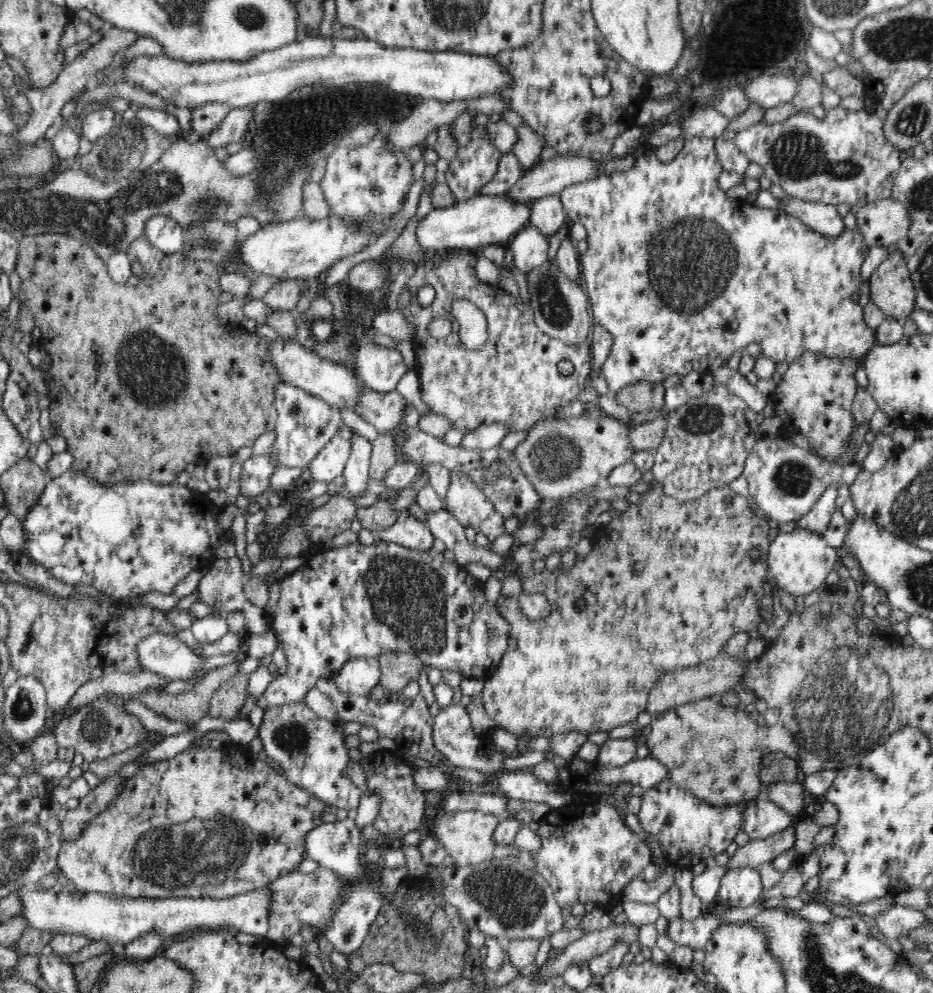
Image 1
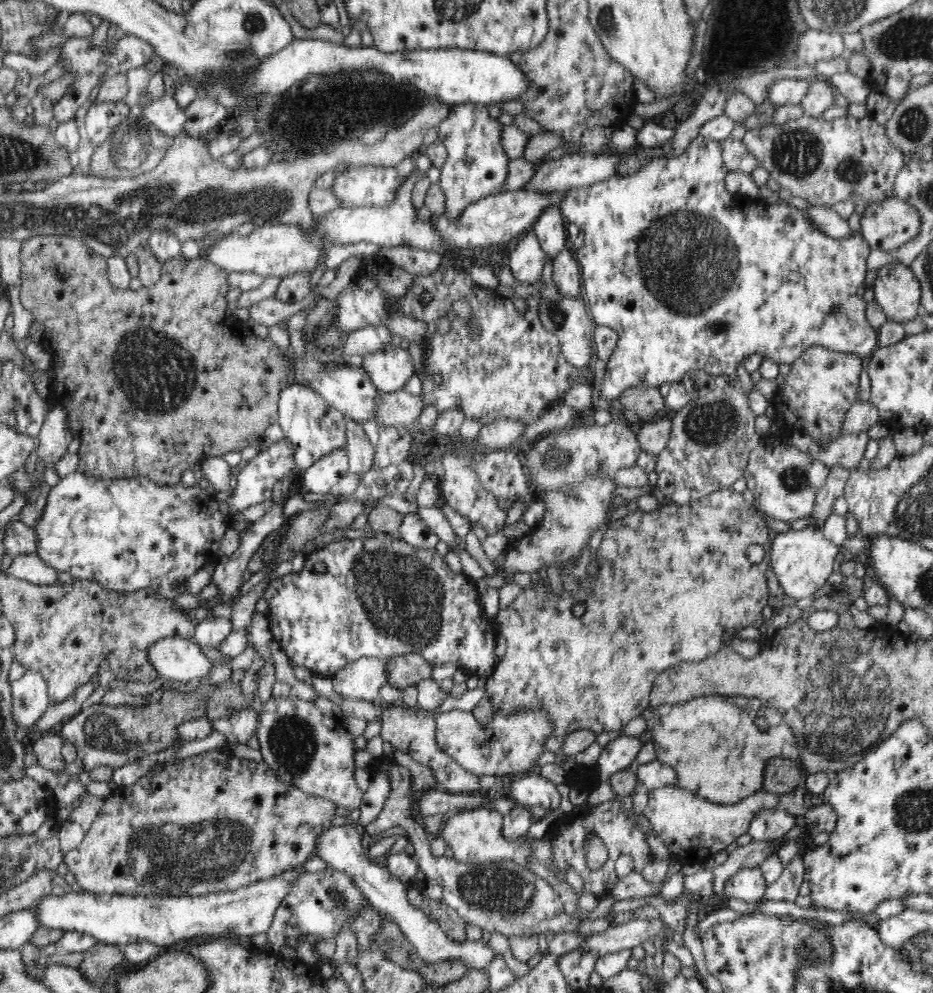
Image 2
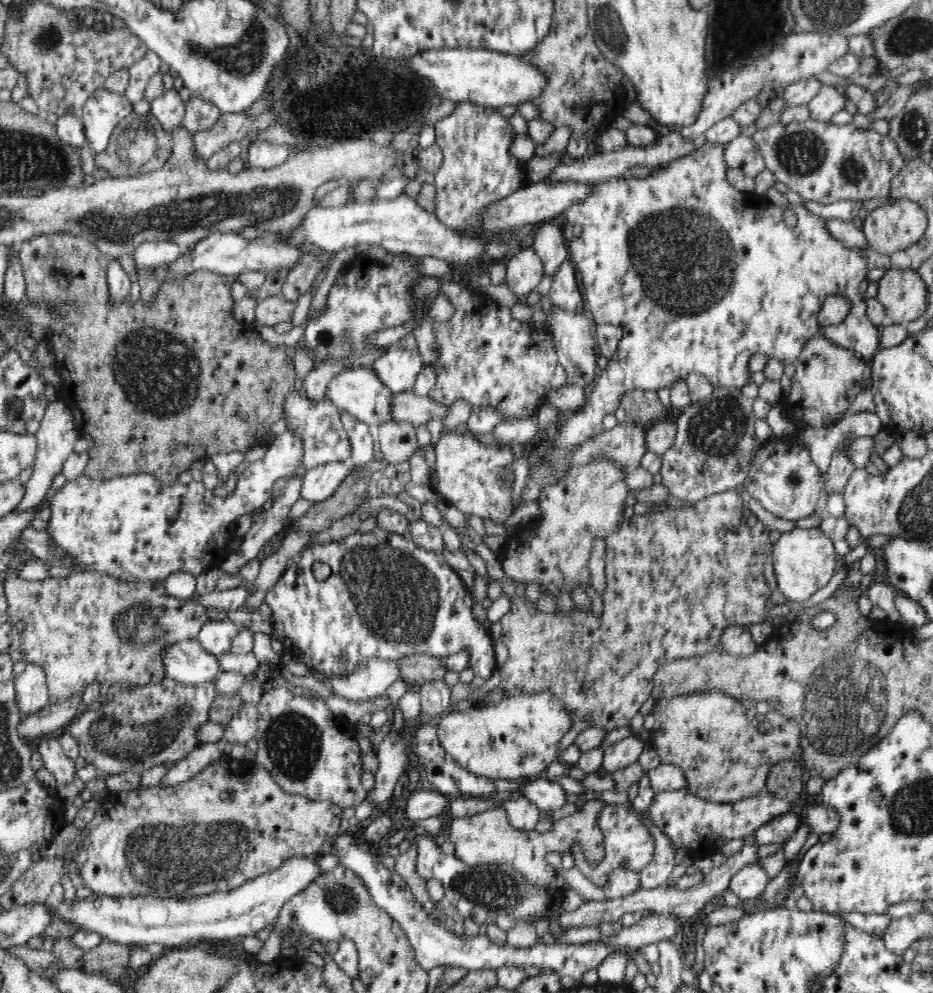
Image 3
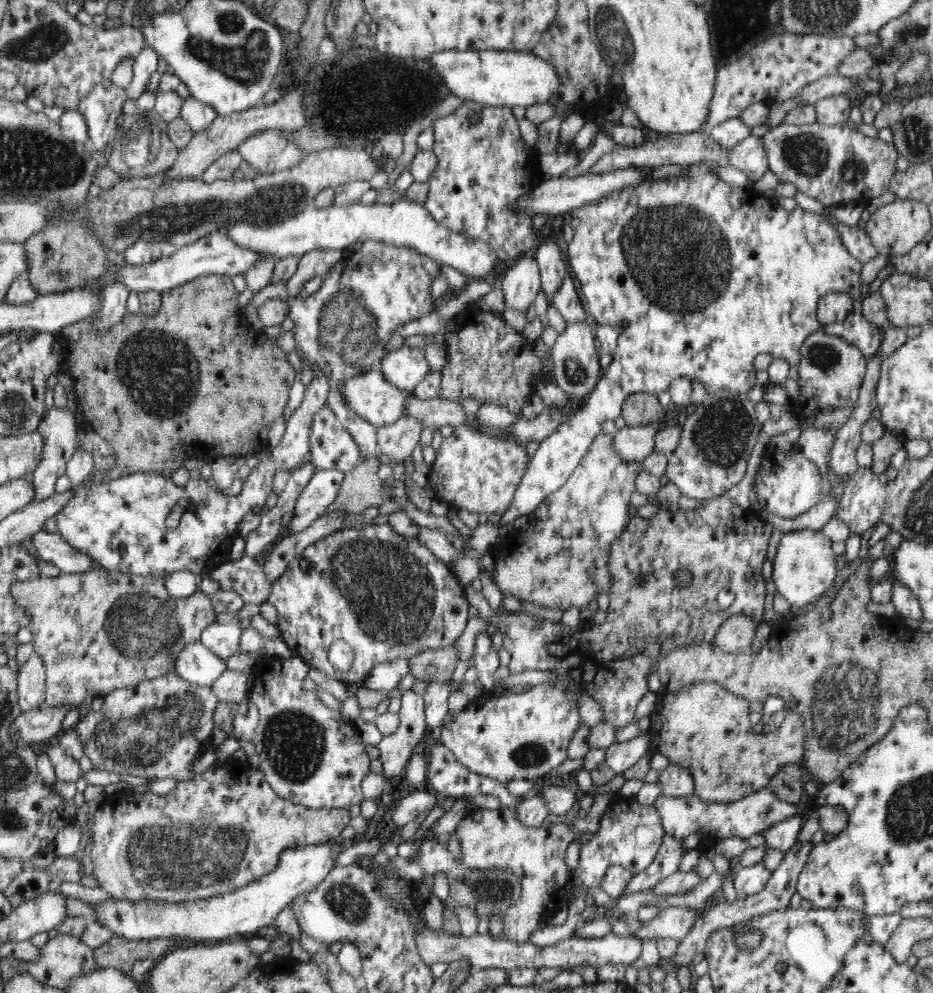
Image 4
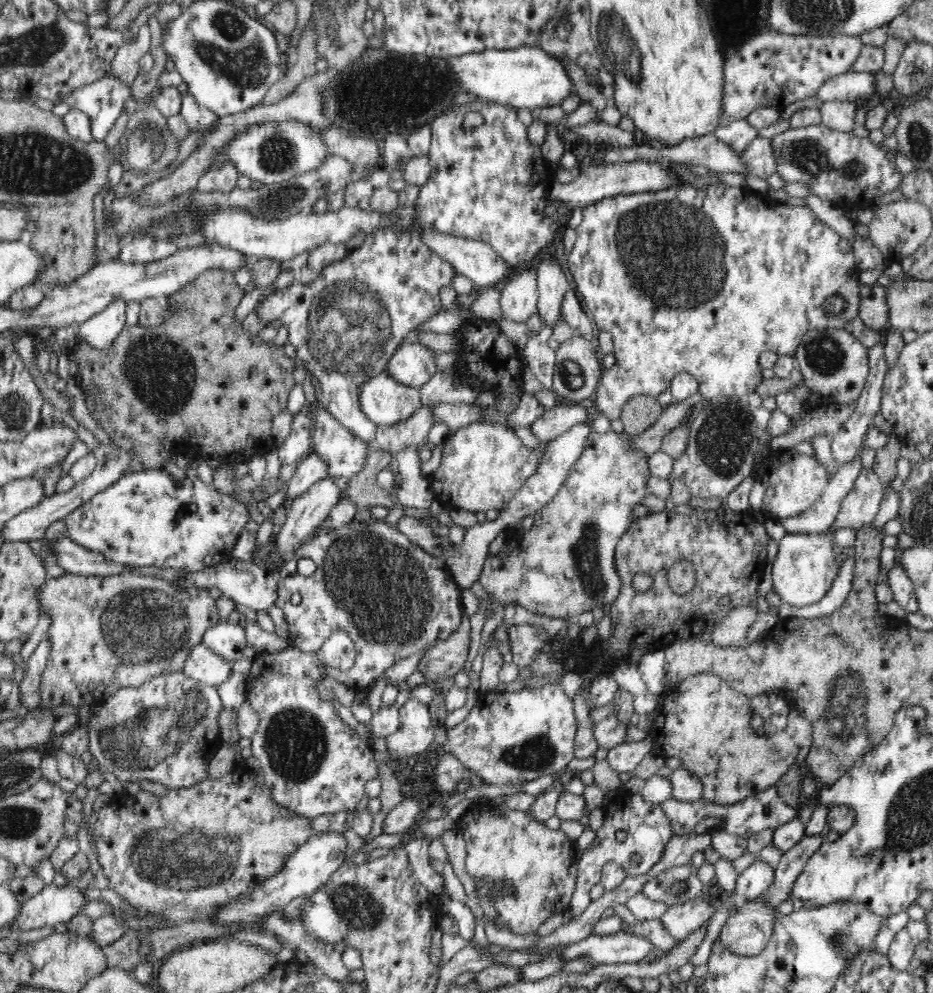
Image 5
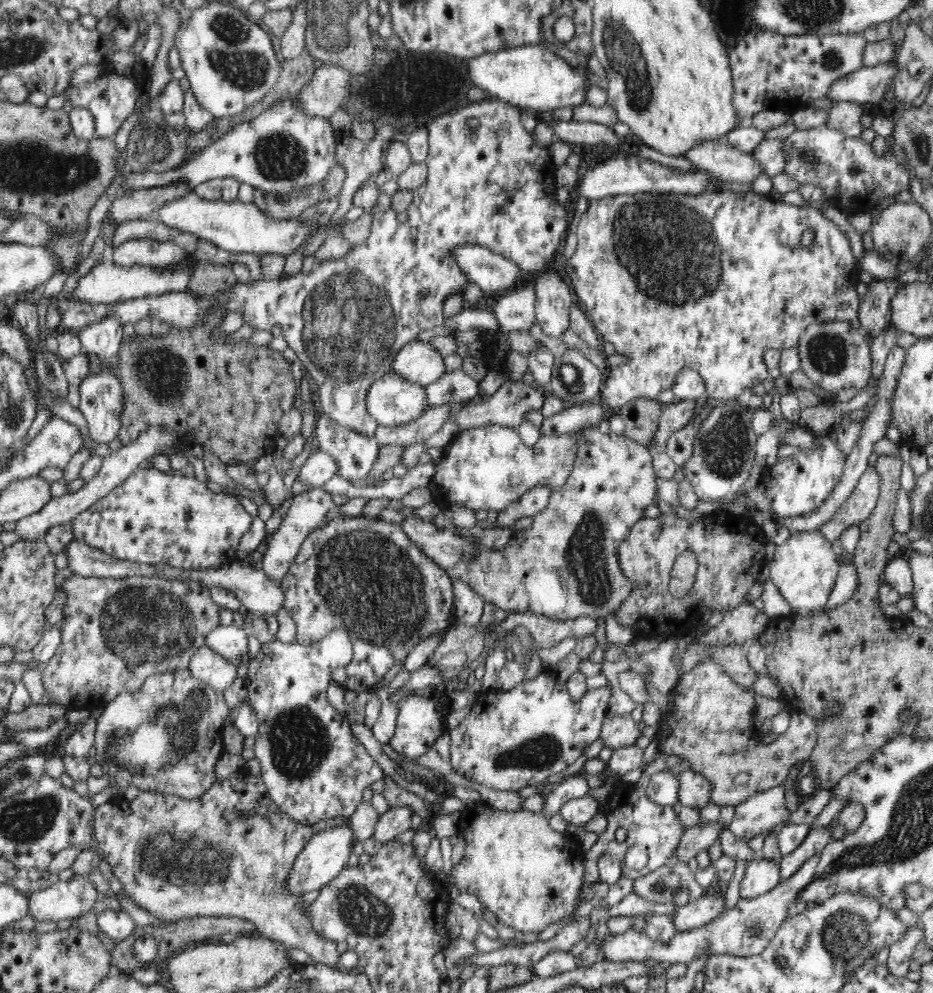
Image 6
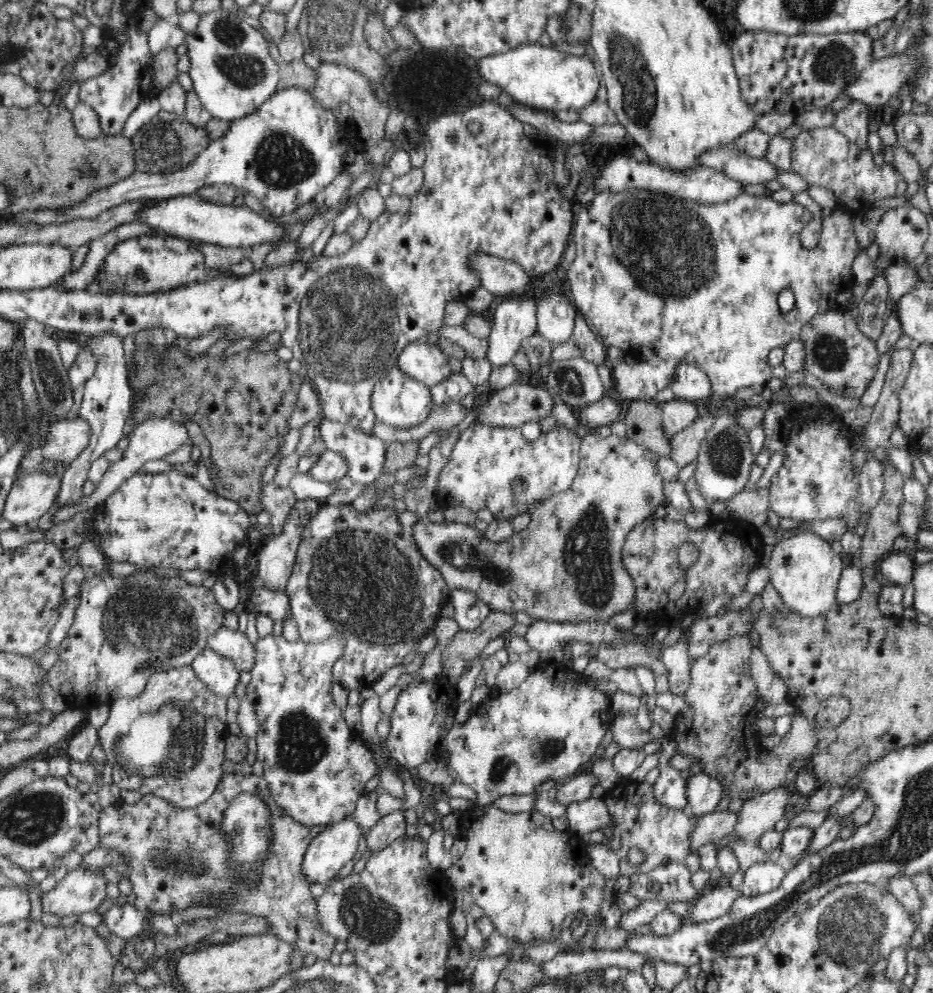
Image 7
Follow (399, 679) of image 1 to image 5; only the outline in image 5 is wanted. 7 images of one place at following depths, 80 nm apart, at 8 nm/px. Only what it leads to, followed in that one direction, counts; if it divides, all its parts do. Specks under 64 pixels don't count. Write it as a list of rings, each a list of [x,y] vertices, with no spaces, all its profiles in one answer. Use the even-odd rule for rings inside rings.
[[[464,615],[460,626],[448,638],[425,649],[416,670],[431,682],[450,678],[464,668],[470,654],[470,623]]]

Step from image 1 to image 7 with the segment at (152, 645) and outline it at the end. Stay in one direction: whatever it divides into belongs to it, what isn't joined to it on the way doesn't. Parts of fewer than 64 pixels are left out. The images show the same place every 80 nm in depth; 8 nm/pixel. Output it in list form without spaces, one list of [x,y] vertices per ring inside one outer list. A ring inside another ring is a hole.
[[[208,646],[194,657],[191,668],[198,674],[206,687],[220,697],[230,698],[240,683],[239,668],[225,656]]]

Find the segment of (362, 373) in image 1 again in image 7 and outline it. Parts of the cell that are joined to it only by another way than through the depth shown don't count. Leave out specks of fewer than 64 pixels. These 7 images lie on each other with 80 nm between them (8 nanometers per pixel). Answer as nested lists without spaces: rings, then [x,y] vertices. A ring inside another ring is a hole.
[[[421,340],[406,346],[396,357],[394,365],[412,379],[429,387],[442,382],[452,374],[448,356],[440,347]]]

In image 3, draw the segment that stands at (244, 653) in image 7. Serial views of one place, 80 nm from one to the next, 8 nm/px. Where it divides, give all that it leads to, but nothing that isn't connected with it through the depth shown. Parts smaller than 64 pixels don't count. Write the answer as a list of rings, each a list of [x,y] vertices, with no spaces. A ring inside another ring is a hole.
[[[230,619],[222,621],[209,620],[198,632],[200,644],[210,654],[220,655],[228,652],[232,638],[238,634],[241,625],[236,625]]]

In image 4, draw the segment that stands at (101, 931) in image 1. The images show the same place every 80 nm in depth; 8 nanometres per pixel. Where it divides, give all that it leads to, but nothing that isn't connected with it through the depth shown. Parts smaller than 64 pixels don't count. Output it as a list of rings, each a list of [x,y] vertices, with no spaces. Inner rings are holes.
[[[328,839],[323,843],[314,843],[303,846],[299,849],[285,850],[280,857],[278,866],[261,876],[259,880],[253,881],[250,885],[236,890],[234,893],[227,893],[218,897],[202,901],[189,901],[183,904],[168,903],[165,901],[138,900],[122,901],[110,898],[101,904],[96,904],[97,919],[103,926],[113,931],[113,934],[122,937],[123,940],[156,940],[155,938],[174,938],[177,942],[186,945],[193,945],[197,941],[207,940],[231,940],[239,939],[241,936],[254,934],[260,928],[271,926],[278,914],[297,897],[314,891],[327,878],[327,874],[334,868],[334,860],[340,852],[345,849],[340,839]]]

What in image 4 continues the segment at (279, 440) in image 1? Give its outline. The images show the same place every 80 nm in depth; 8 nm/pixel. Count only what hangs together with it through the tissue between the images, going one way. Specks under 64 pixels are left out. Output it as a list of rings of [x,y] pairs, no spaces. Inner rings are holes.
[[[327,404],[313,419],[309,461],[319,469],[334,468],[349,475],[362,462],[358,444]]]

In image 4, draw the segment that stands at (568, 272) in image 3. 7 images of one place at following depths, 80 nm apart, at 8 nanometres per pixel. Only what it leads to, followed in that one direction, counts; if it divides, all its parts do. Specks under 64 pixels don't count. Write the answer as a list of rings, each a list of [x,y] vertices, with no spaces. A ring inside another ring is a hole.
[[[566,272],[562,286],[558,288],[558,292],[552,298],[552,304],[567,322],[590,321],[589,316],[582,307],[580,297],[578,297],[578,290],[574,286],[574,277],[572,279],[570,276],[572,274]]]

